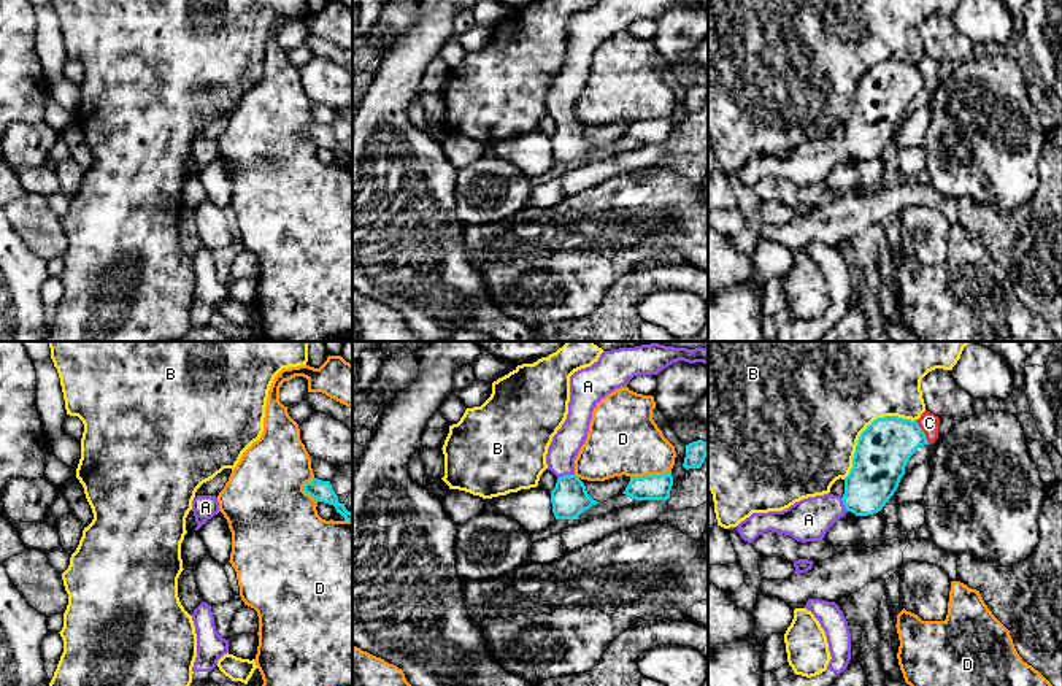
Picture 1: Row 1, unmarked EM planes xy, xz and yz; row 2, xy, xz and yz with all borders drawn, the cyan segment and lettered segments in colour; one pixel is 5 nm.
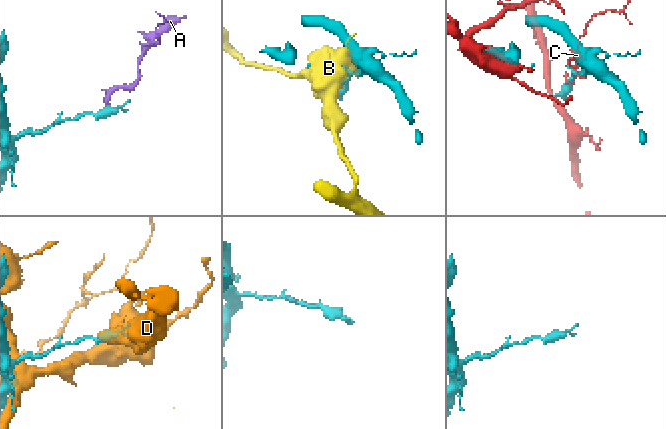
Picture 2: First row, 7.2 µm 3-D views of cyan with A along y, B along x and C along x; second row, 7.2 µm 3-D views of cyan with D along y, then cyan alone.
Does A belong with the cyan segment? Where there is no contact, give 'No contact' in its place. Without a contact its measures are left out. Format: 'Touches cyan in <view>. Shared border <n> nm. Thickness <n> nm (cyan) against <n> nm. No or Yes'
Touches cyan in xz. Shared border 90 nm. Thickness 180 nm (cyan) against 150 nm. Yes

